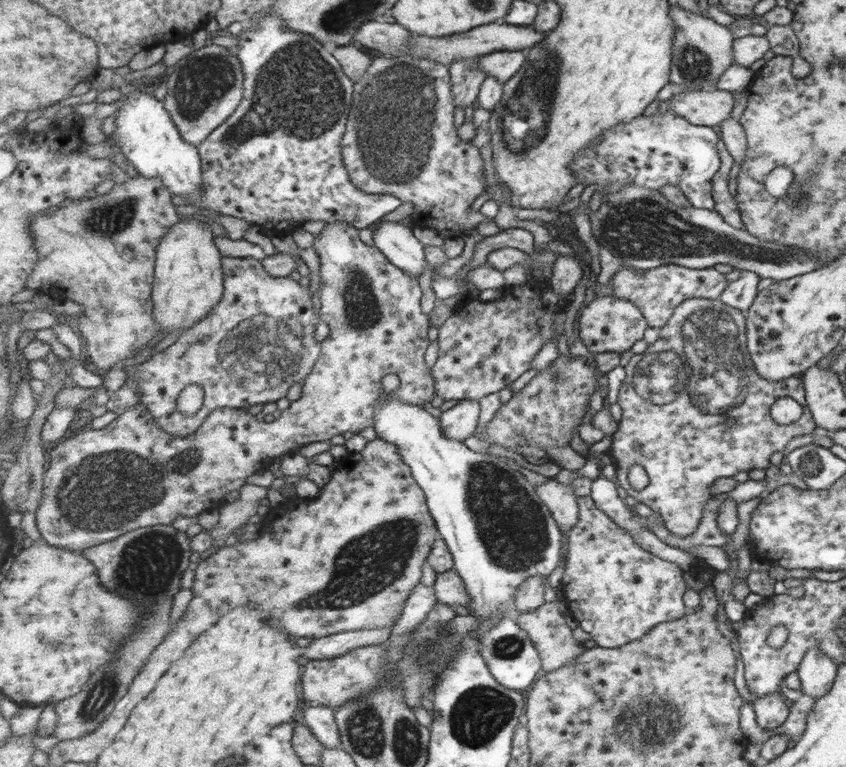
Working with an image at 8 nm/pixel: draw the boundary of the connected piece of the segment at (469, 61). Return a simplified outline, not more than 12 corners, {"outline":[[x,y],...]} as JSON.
{"outline":[[483,56],[452,62],[456,106],[473,106],[488,77]]}

